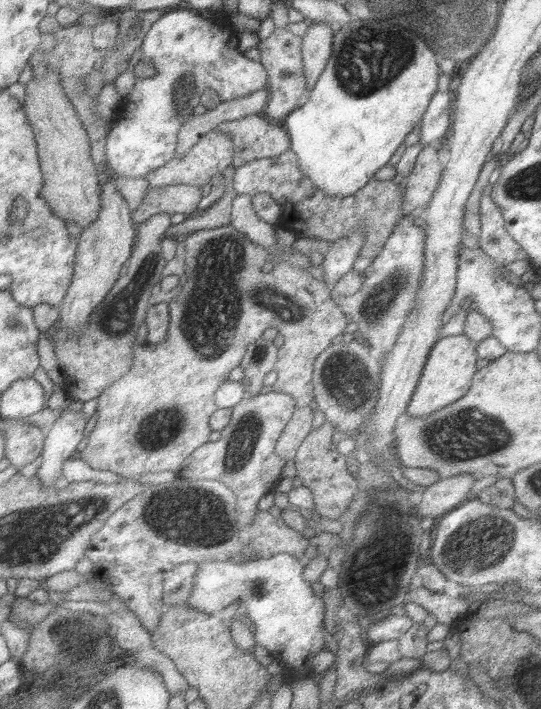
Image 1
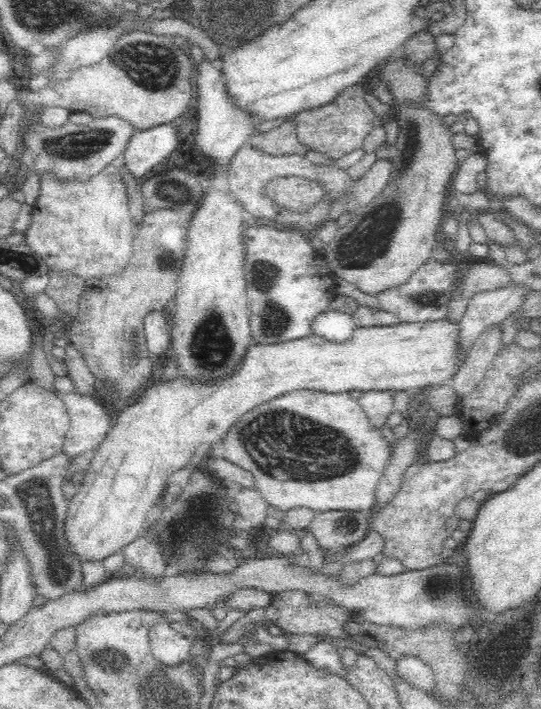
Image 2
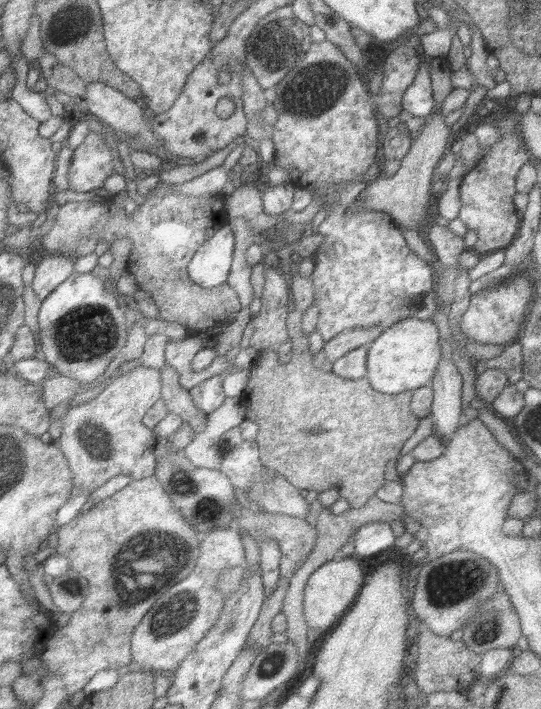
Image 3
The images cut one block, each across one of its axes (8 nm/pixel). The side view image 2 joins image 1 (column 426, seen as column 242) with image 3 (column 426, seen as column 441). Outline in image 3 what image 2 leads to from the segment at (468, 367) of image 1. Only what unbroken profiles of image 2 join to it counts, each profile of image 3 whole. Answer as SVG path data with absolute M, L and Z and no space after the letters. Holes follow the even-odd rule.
M409 318L393 328L385 330L371 346L369 352L369 382L373 390L395 396L405 392L415 392L419 388L427 388L435 382L435 374L443 362L441 348L441 330L435 320L417 320Z

